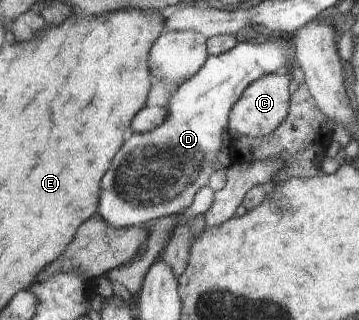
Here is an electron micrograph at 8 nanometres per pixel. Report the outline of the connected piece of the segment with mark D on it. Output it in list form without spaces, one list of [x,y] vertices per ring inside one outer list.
[[[288,34],[284,38],[270,42],[262,37],[252,42],[237,42],[226,53],[210,55],[205,66],[184,82],[173,95],[166,108],[165,122],[146,133],[133,133],[122,148],[110,160],[108,170],[102,176],[100,184],[99,216],[116,229],[125,227],[149,226],[161,217],[180,215],[190,207],[198,188],[208,185],[212,168],[217,162],[216,154],[226,144],[223,135],[230,136],[228,116],[232,106],[240,99],[244,90],[251,84],[271,73],[286,71],[293,64],[294,38]]]

